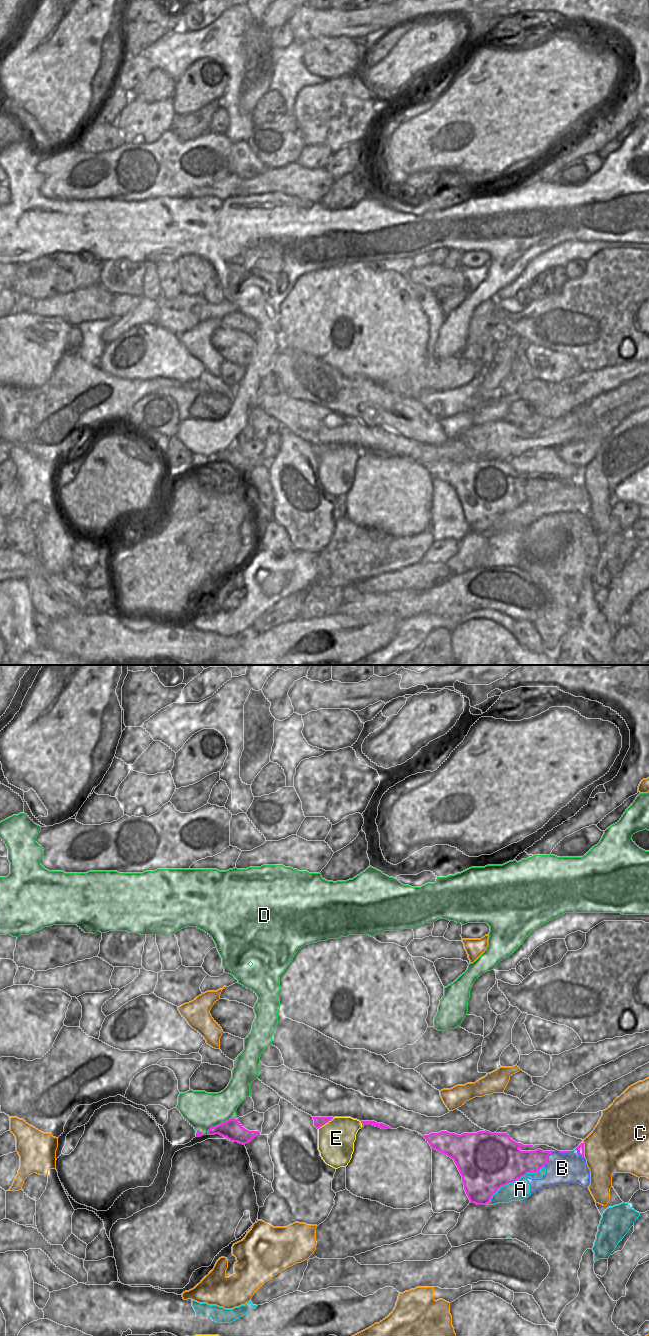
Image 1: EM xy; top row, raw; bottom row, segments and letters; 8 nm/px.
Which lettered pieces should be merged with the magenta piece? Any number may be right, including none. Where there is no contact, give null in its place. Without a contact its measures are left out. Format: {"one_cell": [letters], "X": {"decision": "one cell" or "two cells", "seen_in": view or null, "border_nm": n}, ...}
{"one_cell": [], "A": {"decision": "two cells", "seen_in": "xy", "border_nm": 550}, "B": {"decision": "two cells", "seen_in": "xy", "border_nm": 150}, "C": {"decision": "two cells", "seen_in": "xy", "border_nm": 130}, "D": {"decision": "two cells", "seen_in": "xy", "border_nm": 260}, "E": {"decision": "two cells", "seen_in": "xy", "border_nm": 160}}

